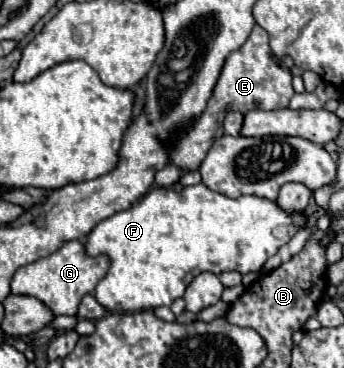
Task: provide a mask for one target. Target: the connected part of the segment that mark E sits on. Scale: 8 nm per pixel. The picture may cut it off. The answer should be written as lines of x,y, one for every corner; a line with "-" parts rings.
255,25
249,39
243,43
243,47
239,47
237,51
233,51
225,65
223,71
219,75
219,81
213,87
213,95
207,101
205,111
199,117
193,117
187,125
187,129
179,129
173,131
167,141
167,155
169,161
179,167
179,169
187,169
187,171
197,171
199,165
203,163
211,143
215,139
219,139
223,135
223,119
229,111
253,111
253,109
285,109
289,105
289,99
293,95
293,87
291,87
291,71
283,65
277,63
277,59
273,57
271,49
269,49
269,35
263,27

